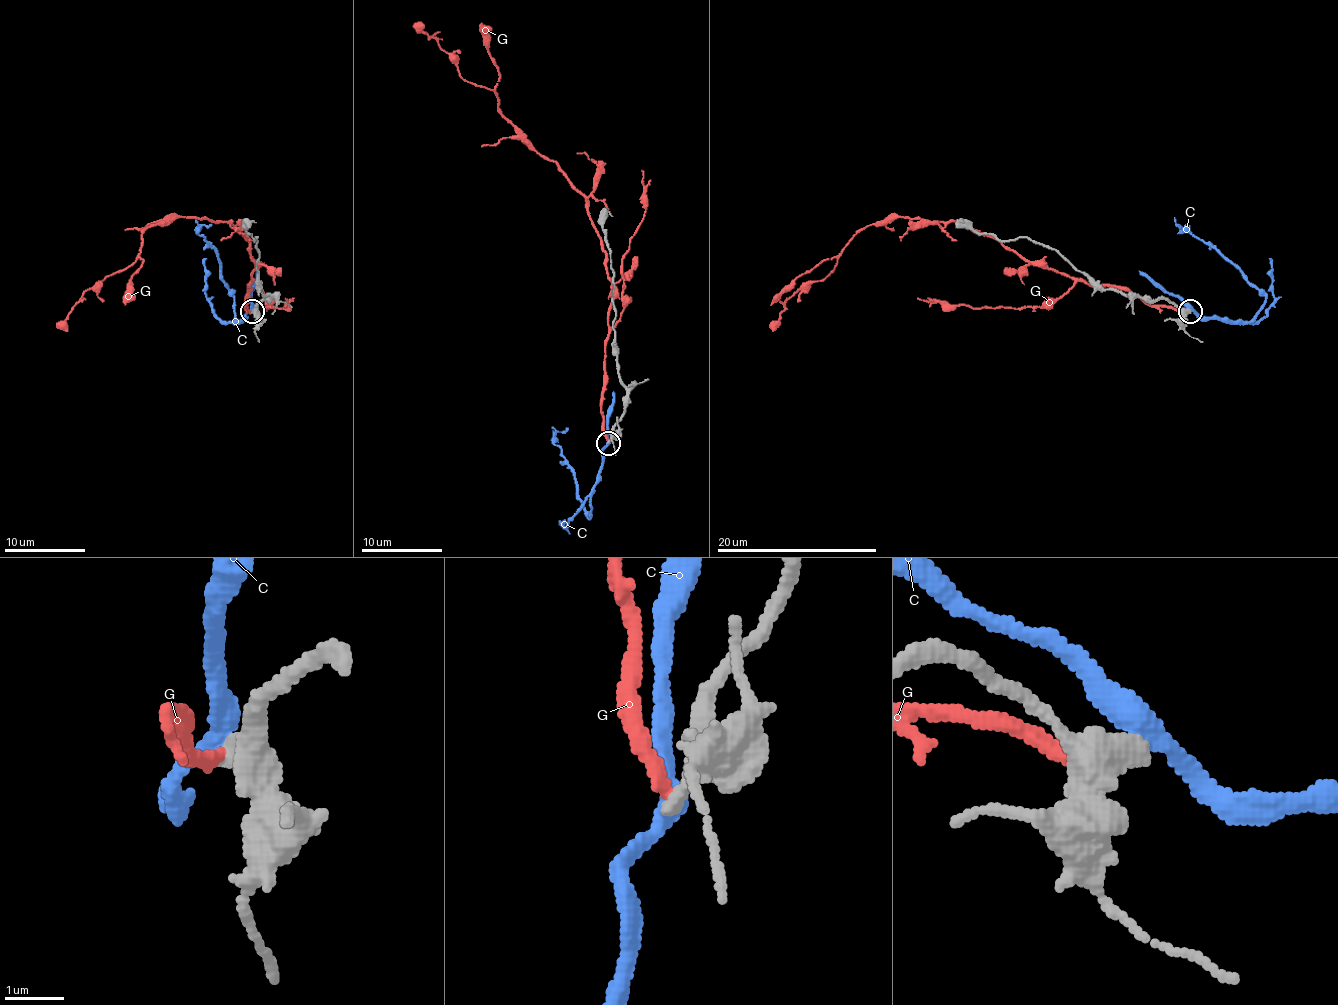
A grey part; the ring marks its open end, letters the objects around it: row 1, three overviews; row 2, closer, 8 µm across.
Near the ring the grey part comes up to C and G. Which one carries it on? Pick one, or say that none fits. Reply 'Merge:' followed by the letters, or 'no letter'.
Merge: no letter

